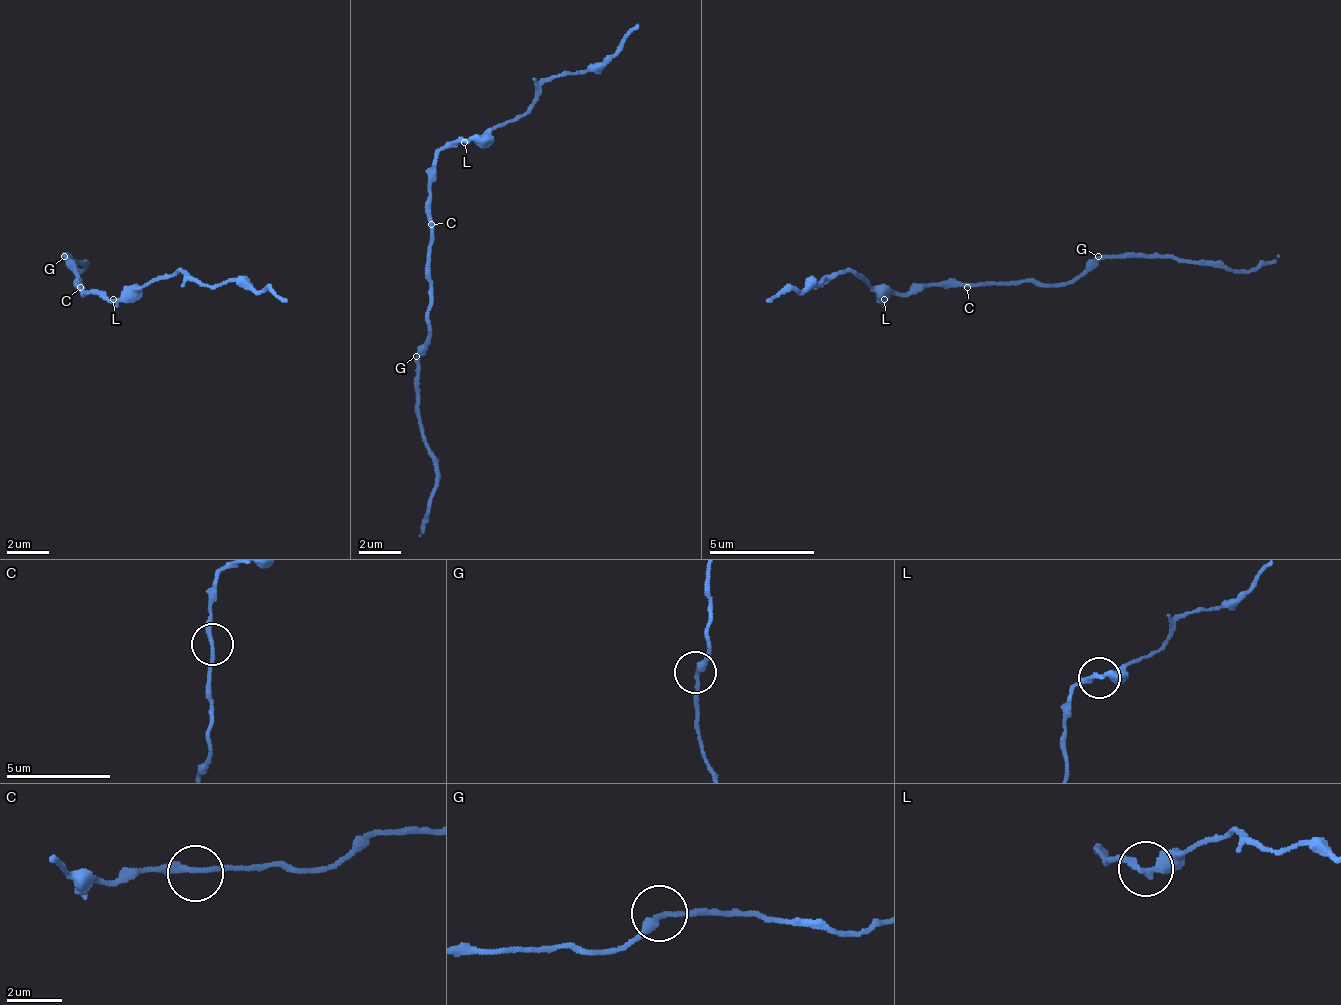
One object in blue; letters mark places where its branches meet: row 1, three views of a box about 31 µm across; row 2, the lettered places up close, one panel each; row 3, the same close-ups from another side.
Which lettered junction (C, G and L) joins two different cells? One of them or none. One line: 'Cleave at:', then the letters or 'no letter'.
Cleave at: no letter

